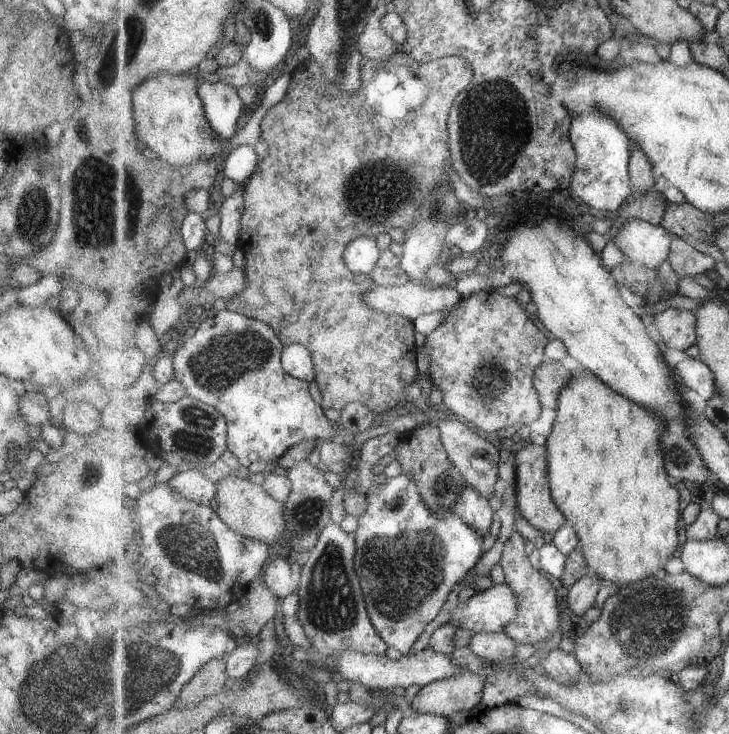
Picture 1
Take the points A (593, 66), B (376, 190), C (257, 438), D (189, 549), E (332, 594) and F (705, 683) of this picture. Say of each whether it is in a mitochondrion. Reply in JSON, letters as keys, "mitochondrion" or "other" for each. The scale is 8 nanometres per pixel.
{"A":"other","B":"mitochondrion","C":"other","D":"mitochondrion","E":"mitochondrion","F":"other"}

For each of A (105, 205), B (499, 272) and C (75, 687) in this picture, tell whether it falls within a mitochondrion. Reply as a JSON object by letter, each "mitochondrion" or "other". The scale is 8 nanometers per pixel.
{"A":"mitochondrion","B":"other","C":"mitochondrion"}

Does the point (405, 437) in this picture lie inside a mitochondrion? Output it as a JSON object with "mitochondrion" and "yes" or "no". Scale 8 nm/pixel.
{"mitochondrion":"no"}

